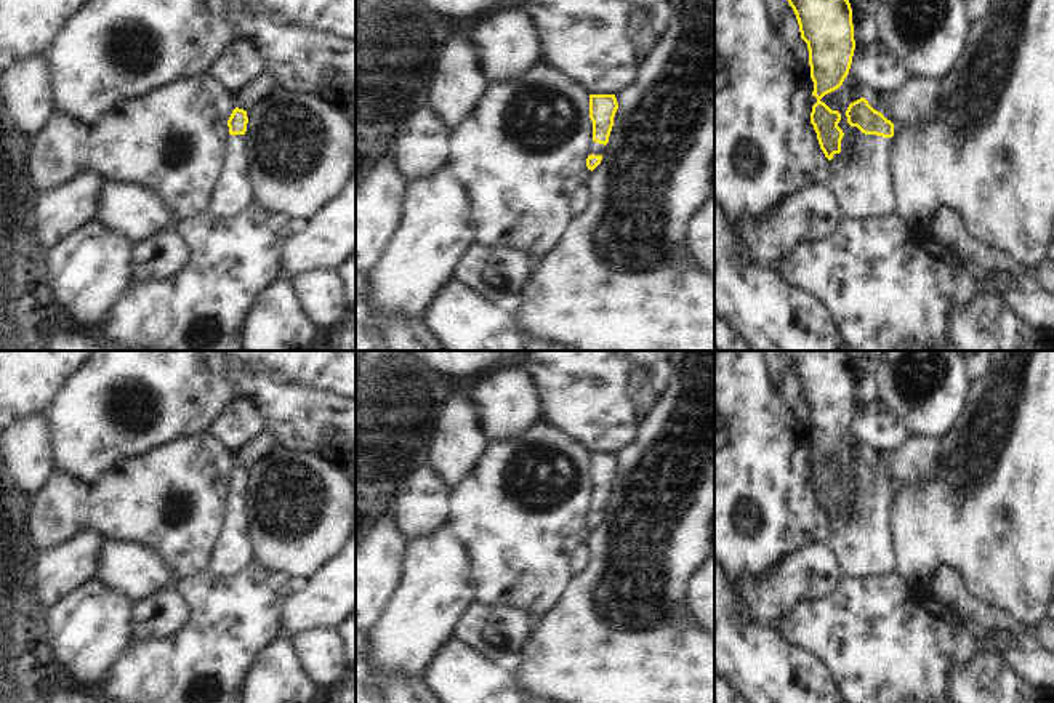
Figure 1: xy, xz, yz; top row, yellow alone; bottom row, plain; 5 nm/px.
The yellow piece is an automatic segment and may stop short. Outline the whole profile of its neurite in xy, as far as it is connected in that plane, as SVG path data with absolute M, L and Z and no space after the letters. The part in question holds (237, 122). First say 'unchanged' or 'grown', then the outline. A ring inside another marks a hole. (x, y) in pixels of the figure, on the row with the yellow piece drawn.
grown; M235 107L227 120L229 138L224 163L208 203L208 213L221 221L237 216L253 200L243 139L247 123L247 110Z

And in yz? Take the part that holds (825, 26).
grown; M788 0L788 3L796 14L801 38L809 50L811 78L814 82L812 96L817 98L812 106L811 123L817 133L820 149L830 160L831 176L827 187L836 197L843 224L895 215L895 189L889 175L889 146L894 136L894 123L875 110L865 98L851 102L846 110L847 123L857 127L865 138L859 159L843 159L839 152L844 133L838 127L841 114L820 101L843 85L852 64L855 40L849 0Z

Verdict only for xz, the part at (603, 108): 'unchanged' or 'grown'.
grown

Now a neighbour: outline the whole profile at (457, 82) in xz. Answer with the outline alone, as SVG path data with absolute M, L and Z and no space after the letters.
M469 34L450 37L434 59L434 70L426 80L428 104L453 128L471 114L487 82Z

